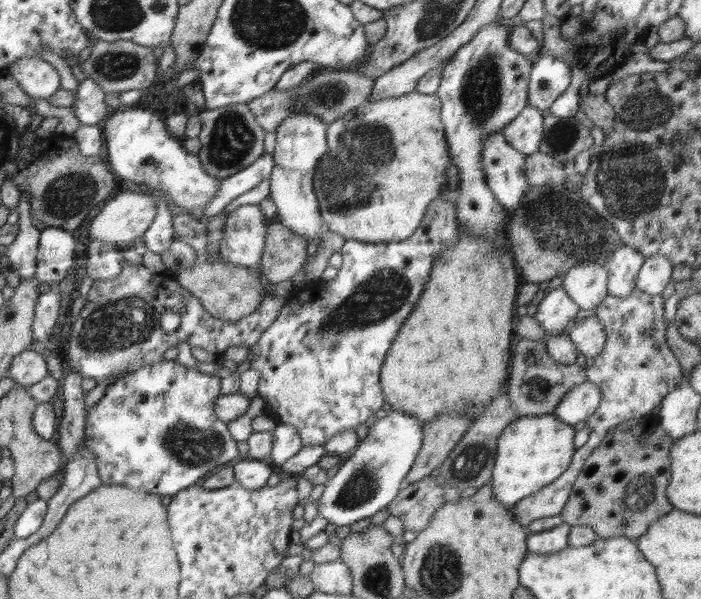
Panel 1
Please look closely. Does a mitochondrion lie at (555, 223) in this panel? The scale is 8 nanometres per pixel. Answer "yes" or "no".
yes

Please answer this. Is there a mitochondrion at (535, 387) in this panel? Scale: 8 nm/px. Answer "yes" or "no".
yes

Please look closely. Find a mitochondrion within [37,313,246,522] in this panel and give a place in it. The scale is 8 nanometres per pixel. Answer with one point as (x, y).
(190, 446)

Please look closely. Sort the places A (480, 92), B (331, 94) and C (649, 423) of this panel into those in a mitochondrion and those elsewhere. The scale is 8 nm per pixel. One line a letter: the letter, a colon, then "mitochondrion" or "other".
A: mitochondrion
B: mitochondrion
C: other

